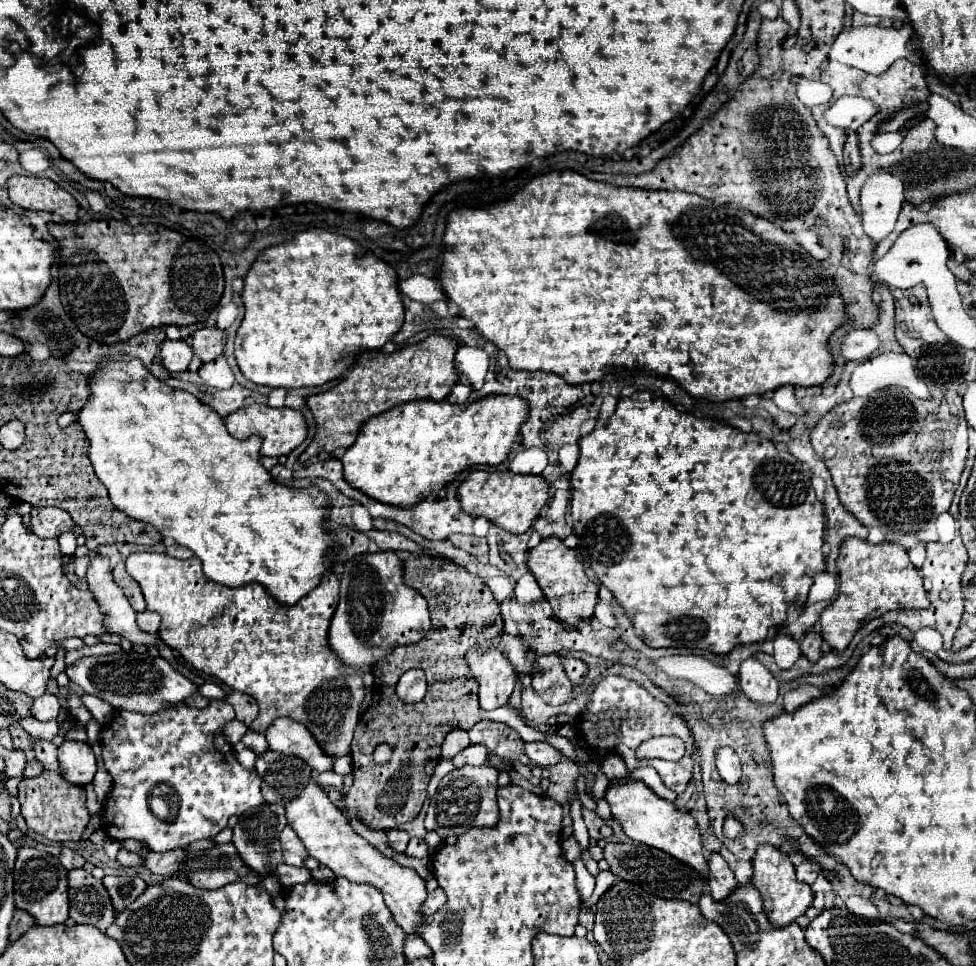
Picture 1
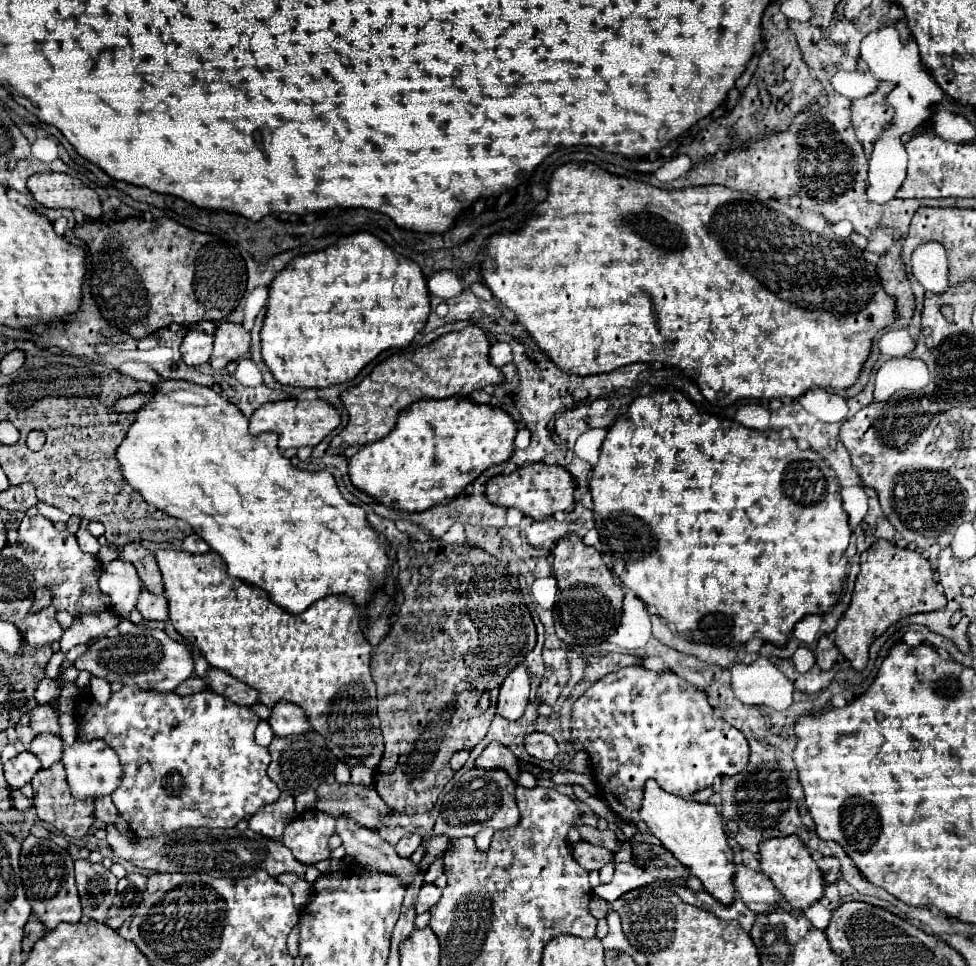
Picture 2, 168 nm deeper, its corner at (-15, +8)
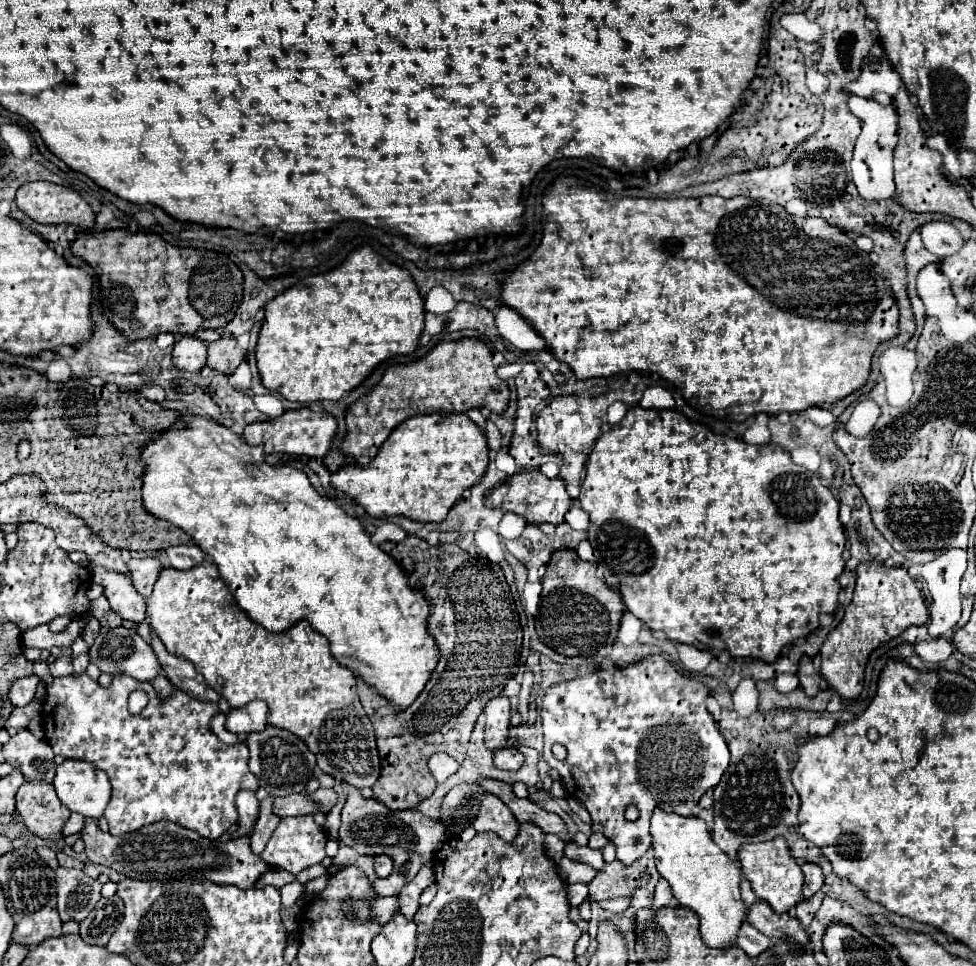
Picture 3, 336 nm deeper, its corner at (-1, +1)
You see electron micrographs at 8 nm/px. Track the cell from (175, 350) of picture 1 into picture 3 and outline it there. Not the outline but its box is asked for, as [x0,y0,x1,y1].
[172,335,206,371]

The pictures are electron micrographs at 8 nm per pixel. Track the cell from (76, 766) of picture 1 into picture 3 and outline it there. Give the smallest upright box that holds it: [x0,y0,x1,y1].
[54,759,110,819]

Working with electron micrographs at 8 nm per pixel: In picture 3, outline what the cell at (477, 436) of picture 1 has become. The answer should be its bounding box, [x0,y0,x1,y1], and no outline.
[332,413,486,523]

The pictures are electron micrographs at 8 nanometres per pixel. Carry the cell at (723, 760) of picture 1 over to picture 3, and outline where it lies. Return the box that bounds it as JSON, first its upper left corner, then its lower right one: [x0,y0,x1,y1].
[542,655,730,865]

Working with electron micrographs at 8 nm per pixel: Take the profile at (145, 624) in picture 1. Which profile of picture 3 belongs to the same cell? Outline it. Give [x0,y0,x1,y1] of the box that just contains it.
[92,567,146,623]

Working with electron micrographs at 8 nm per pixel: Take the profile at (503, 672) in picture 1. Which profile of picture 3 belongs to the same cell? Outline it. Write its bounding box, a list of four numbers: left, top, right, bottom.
[484,695,510,749]

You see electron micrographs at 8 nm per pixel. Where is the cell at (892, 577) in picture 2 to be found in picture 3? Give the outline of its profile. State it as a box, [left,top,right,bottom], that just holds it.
[820,563,930,699]

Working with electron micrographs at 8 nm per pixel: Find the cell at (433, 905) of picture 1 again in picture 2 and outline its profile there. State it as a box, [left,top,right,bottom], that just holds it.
[414,884,442,914]

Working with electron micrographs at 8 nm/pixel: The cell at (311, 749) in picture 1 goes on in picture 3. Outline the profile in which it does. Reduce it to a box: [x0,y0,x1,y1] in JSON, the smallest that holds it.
[226,701,268,735]

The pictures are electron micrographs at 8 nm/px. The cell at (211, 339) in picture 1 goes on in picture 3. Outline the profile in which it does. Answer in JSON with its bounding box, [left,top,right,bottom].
[208,337,244,375]

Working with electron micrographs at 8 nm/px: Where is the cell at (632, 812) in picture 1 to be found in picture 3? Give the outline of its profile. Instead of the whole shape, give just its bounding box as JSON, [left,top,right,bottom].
[650,807,746,947]

